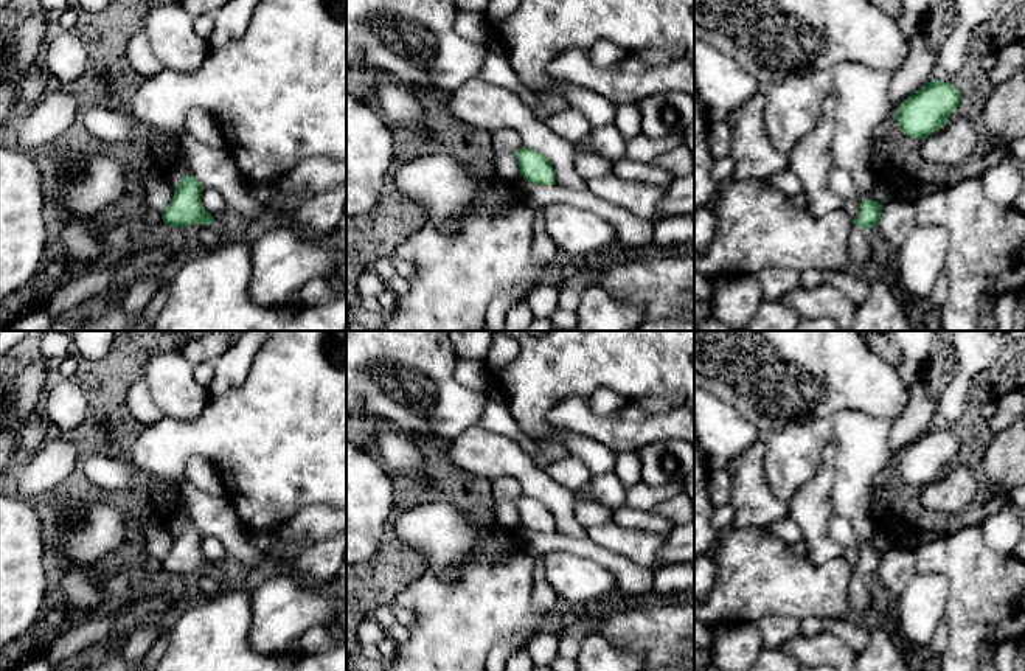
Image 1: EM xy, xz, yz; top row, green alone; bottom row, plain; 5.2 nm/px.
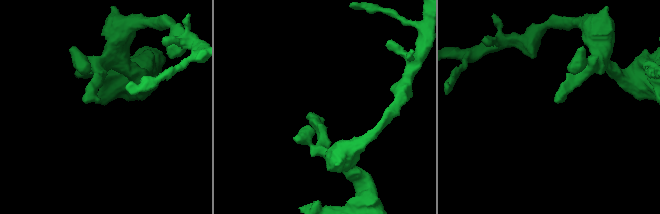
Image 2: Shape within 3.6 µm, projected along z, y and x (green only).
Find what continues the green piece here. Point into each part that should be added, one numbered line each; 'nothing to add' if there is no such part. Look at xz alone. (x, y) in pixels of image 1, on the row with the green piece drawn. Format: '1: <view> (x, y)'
nothing to add

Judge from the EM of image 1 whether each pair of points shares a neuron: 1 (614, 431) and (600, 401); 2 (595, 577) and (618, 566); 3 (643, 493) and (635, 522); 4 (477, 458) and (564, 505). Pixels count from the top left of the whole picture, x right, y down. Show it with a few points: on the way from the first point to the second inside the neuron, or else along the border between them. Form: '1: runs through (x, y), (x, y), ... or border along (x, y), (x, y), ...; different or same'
1: border along (587, 398), (597, 413), (611, 413), (629, 403); different
2: border along (573, 553), (601, 564), (614, 577), (618, 592); different
3: border along (626, 504), (649, 511); different
4: runs through (499, 458), (517, 463), (542, 486); same

